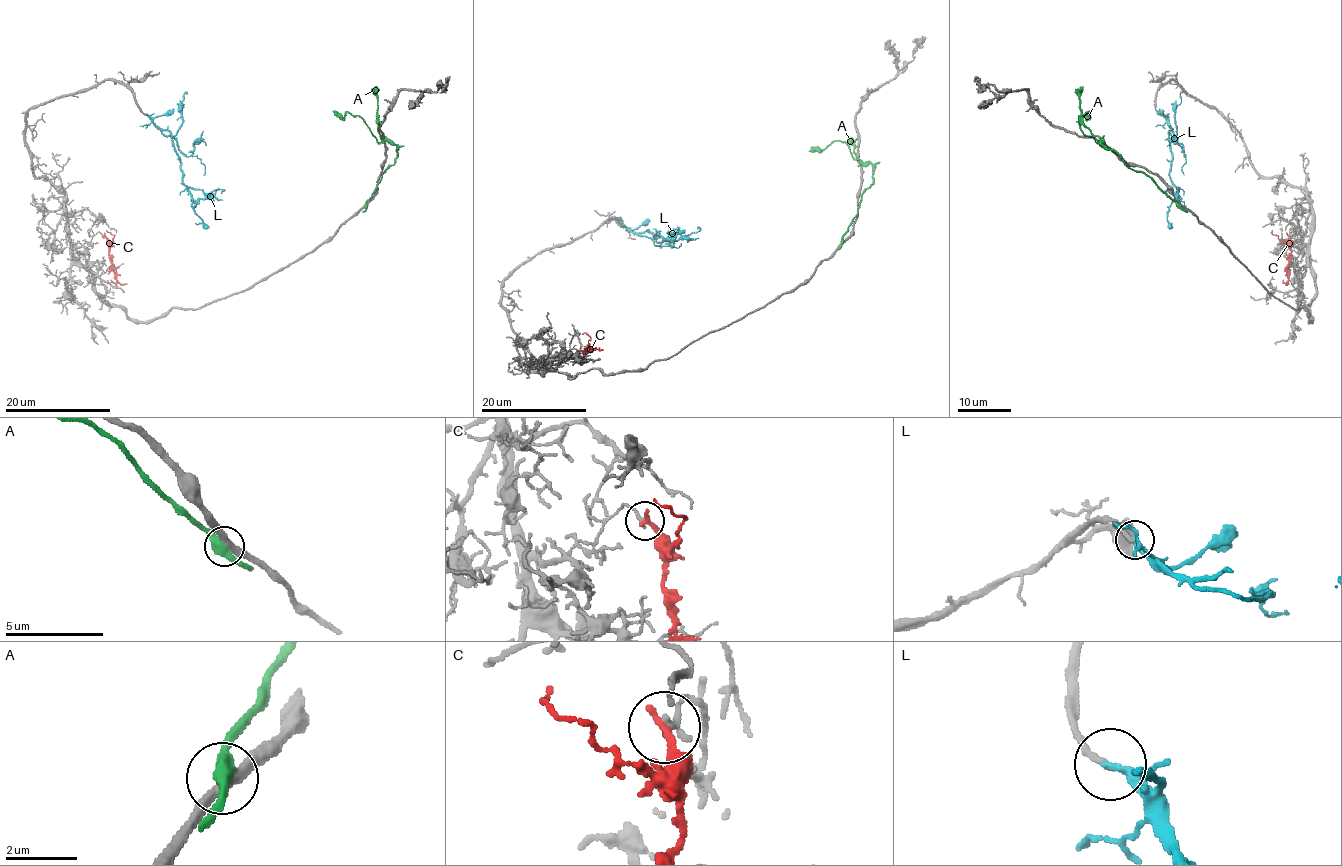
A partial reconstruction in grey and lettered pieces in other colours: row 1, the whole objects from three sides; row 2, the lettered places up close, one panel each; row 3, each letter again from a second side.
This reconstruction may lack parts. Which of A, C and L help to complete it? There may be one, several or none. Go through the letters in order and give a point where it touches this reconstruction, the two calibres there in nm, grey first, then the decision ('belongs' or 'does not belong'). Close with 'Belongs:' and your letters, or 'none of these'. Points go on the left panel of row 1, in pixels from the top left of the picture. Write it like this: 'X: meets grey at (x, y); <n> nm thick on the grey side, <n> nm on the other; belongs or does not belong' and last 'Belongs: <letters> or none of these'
A: meets grey at (366, 206); 300 nm thick on the grey side, 400 nm on the other; does not belong
C: meets grey at (103, 236); 200 nm thick on the grey side, 240 nm on the other; does not belong
L: meets grey at (146, 114); 170 nm thick on the grey side, 240 nm on the other; belongs
Belongs: L

